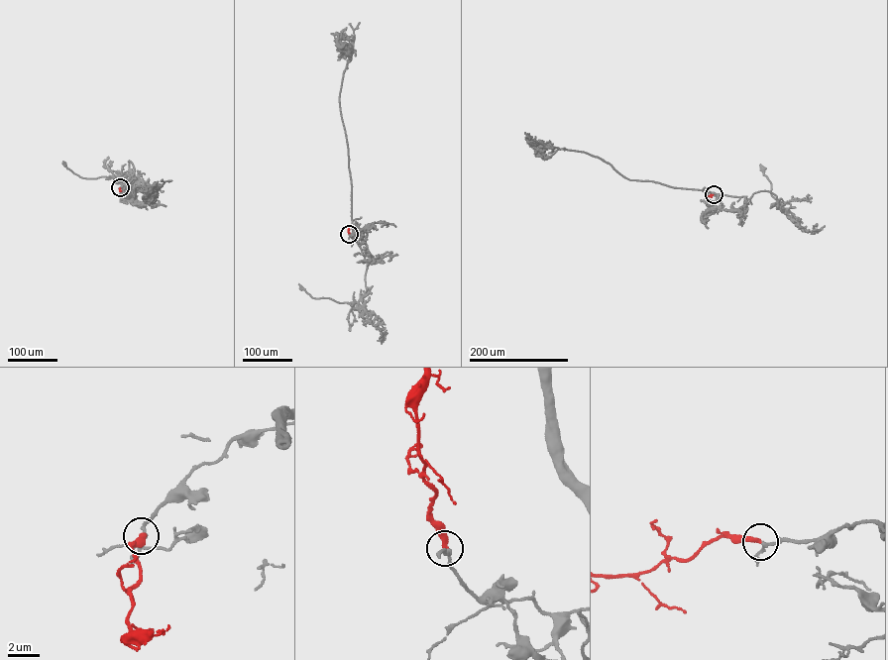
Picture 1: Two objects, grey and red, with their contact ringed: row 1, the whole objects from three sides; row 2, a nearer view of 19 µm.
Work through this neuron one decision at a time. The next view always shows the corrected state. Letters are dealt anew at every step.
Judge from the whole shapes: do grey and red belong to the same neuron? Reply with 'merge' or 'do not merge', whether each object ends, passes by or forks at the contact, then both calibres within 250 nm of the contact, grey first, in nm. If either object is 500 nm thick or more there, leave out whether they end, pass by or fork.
merge | grey passes by | red ends | 180/320 nm

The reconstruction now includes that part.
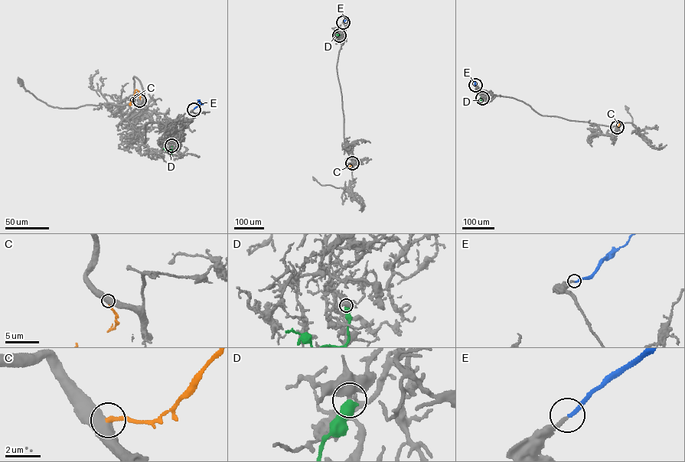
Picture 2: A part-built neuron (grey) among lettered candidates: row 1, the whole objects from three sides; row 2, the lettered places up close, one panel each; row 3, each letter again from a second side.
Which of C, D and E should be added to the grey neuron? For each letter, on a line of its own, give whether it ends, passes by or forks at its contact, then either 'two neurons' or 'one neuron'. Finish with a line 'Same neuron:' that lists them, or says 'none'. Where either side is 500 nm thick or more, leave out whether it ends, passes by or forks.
C: two neurons
D: two neurons
E: it ends there; one neuron
Same neuron: E

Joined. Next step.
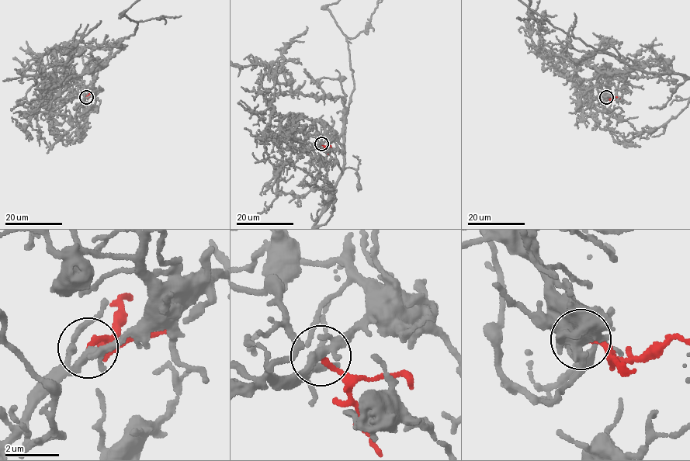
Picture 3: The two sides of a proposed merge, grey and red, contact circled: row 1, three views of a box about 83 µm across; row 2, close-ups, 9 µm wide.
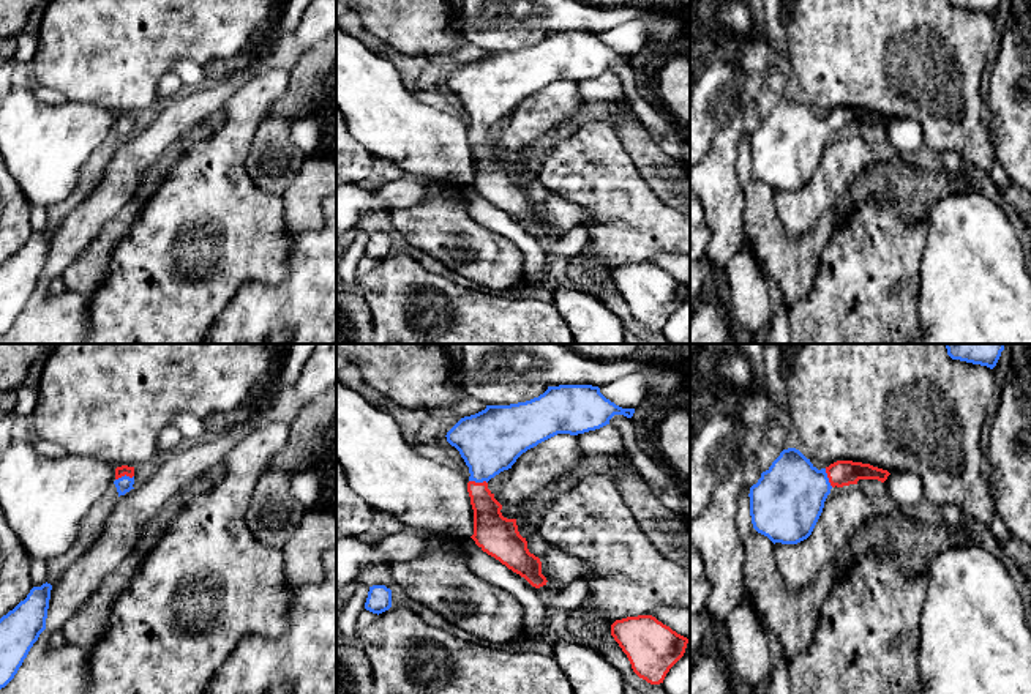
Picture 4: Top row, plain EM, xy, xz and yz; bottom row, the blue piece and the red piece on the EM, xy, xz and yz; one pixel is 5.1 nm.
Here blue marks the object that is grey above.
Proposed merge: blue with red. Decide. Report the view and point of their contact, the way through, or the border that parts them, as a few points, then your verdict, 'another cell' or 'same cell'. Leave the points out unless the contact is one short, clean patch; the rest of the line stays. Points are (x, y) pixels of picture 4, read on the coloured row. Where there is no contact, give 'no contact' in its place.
meets blue in xy at (123, 477); runs through xy (123, 485), (123, 477), (122, 470); same cell

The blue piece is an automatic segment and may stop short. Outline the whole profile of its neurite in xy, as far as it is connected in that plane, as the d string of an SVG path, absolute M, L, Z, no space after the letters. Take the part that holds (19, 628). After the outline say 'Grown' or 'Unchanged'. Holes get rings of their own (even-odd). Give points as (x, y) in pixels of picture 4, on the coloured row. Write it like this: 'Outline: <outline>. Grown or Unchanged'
Outline: M47 582L33 587L24 601L0 618L0 689L14 678L46 629L51 590Z. Unchanged

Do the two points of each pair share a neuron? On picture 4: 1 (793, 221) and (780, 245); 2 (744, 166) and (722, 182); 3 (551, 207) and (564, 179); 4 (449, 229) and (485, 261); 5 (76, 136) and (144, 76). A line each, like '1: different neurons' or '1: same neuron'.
1: different neurons
2: different neurons
3: different neurons
4: same neuron
5: different neurons

